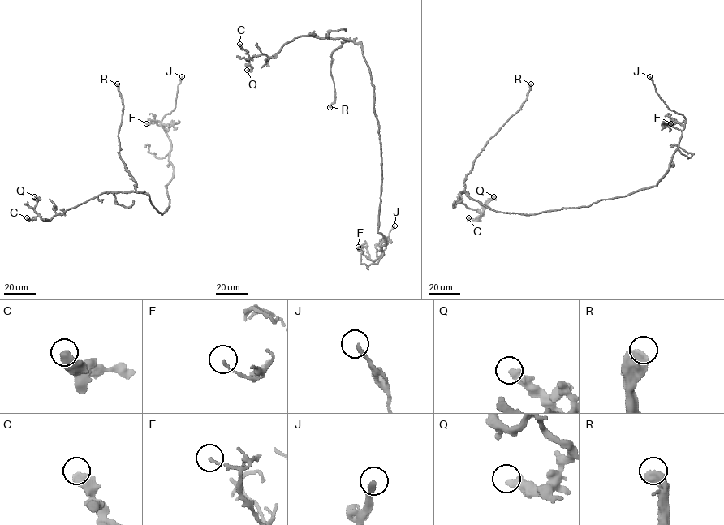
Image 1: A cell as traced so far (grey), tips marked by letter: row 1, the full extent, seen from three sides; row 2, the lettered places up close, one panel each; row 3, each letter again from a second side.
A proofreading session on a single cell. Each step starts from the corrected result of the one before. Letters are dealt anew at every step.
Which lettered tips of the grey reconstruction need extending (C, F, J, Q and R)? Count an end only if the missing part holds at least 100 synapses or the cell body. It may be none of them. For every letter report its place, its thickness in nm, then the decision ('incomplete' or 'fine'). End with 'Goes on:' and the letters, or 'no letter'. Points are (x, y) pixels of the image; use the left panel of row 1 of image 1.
C: at (27, 217); 500 nm thick; fine
F: at (146, 123); 130 nm thick; fine
J: at (182, 76); 240 nm thick; incomplete
Q: at (34, 196); 400 nm thick; fine
R: at (117, 83); 650 nm thick; fine
Goes on: J

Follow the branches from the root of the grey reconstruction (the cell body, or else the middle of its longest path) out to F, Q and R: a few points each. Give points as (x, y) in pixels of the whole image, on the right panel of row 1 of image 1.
F: (550, 210), (589, 206), (601, 200), (625, 196), (655, 187), (668, 169), (684, 126), (683, 121), (670, 123)
Q: (550, 210), (532, 214), (497, 212), (463, 191), (459, 200), (481, 214), (480, 221), (484, 202), (493, 196)
R: (550, 210), (532, 214), (497, 212), (471, 199), (464, 191), (466, 176), (476, 156), (520, 108), (531, 83)

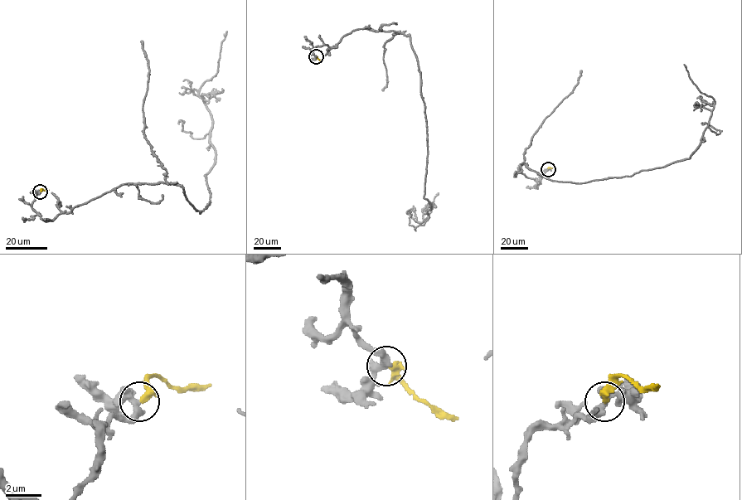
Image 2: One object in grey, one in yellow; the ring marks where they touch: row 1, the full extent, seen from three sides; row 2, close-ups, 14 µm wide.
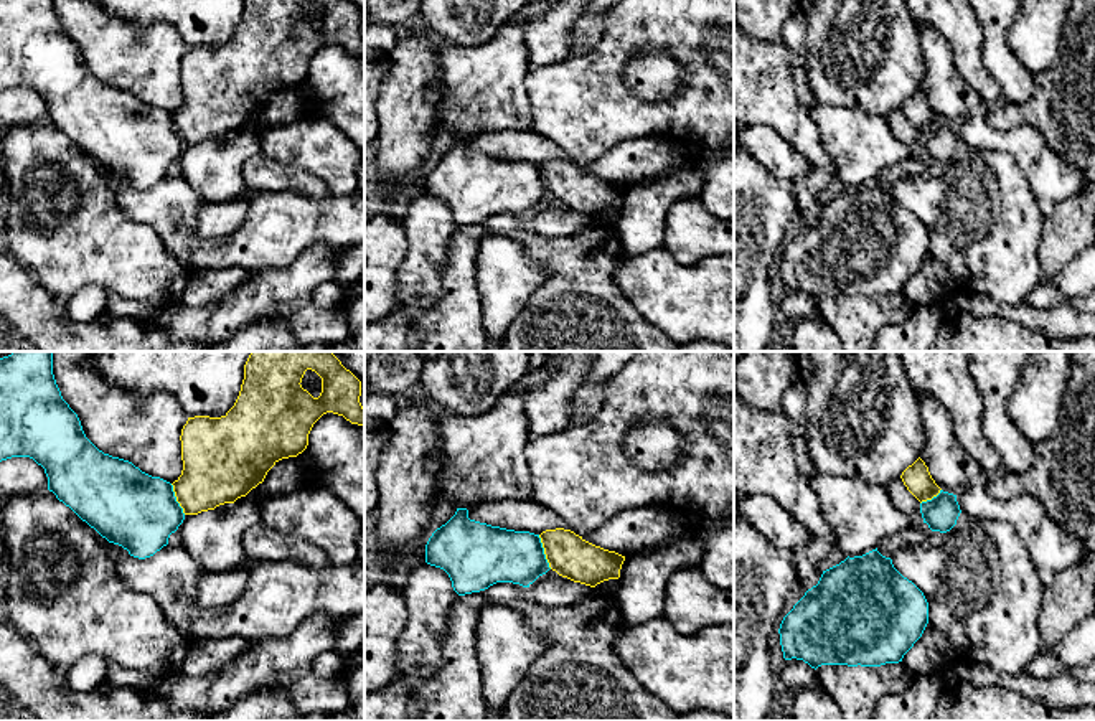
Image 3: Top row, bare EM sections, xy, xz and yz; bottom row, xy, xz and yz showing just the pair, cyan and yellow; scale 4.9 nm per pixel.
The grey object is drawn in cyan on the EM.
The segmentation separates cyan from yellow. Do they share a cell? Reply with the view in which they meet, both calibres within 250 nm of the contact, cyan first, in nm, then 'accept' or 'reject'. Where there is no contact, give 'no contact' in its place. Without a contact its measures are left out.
contact in xz; calibres 280 and 200 nm; reject

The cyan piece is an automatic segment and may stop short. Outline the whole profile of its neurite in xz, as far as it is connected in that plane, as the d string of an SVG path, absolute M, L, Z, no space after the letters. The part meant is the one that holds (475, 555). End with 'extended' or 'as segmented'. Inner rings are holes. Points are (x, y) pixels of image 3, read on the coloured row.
M467 508L437 528L425 544L425 563L444 569L458 596L496 582L529 587L551 568L539 535L468 518Z | as segmented

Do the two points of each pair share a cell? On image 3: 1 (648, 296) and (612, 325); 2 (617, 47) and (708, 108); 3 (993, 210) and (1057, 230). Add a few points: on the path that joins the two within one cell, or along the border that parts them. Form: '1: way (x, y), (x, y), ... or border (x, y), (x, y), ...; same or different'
1: border (612, 276), (612, 281), (630, 304), (663, 334); different
2: way (615, 80), (615, 88), (640, 113), (675, 113); same
3: border (1046, 215), (1038, 246), (1039, 263); different

